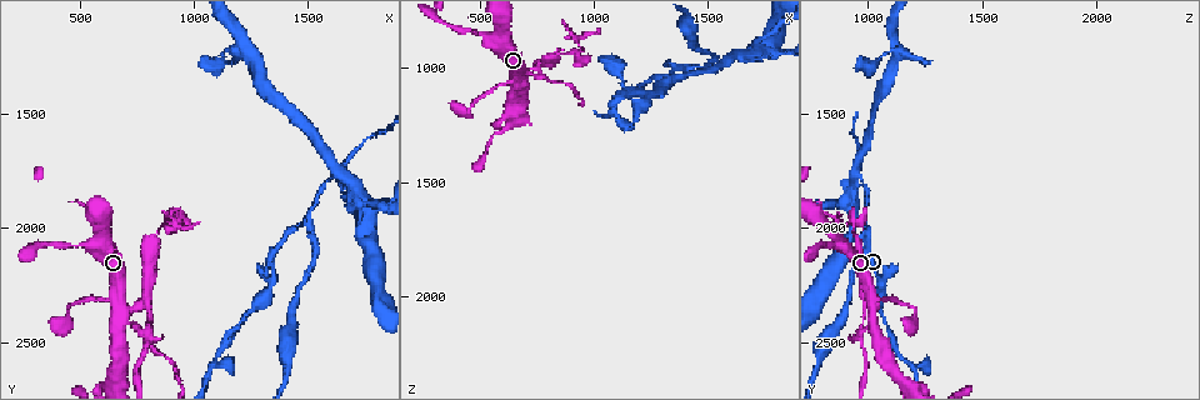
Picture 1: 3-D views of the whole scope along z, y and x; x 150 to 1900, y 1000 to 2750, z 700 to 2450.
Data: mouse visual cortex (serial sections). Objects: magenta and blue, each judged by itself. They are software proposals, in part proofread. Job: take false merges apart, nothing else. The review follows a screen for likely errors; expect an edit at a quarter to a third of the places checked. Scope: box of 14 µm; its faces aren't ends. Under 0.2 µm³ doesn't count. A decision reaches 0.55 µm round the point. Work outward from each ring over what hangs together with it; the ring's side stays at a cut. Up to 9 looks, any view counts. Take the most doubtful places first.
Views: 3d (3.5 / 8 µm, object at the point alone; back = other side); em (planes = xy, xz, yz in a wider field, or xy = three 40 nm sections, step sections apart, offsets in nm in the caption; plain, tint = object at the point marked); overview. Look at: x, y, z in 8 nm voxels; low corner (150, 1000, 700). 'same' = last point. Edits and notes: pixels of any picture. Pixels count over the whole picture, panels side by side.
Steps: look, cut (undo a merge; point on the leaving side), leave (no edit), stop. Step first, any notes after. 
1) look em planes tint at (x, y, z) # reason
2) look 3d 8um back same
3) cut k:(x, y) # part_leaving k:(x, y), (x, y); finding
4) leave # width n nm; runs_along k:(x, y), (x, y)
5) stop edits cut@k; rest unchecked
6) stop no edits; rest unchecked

look 3d 8um at (1500, 1990, 990) # branch point

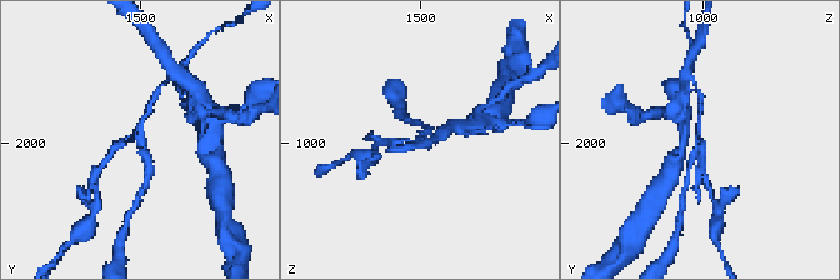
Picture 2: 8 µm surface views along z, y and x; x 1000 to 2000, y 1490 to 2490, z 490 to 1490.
look em xy step 2 tint at (1490, 1980, 990) # arms 3; arm_widths 150, 200, 200 nm; shape alone is not enough

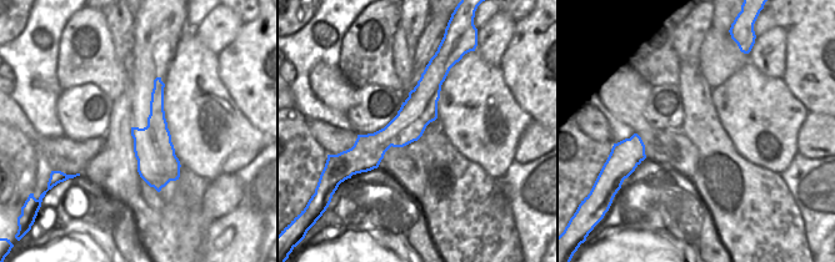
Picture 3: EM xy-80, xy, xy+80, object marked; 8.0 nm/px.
cut 2:(145, 154) # a second cell is stuck on

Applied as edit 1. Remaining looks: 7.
look 3d 3.5um back at (1630, 1760, 960) # narrows sharply

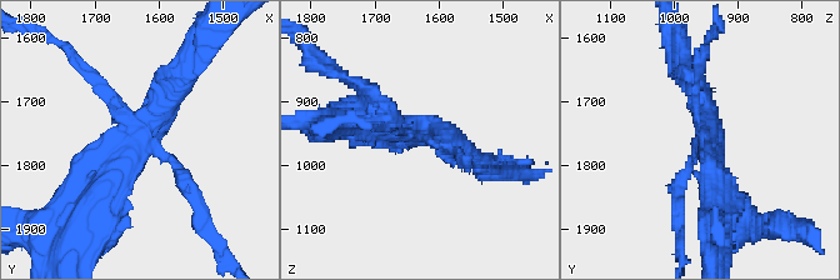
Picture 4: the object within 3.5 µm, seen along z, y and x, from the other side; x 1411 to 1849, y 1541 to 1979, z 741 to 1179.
look em planes tint at (1620, 1750, 950) # arms 4; arm_widths 150, 200, 250, 300 nm

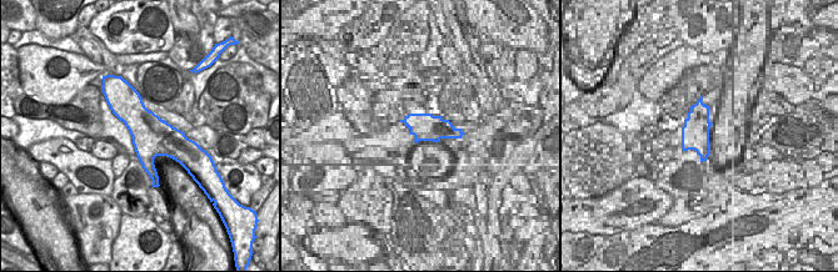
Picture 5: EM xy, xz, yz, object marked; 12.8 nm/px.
cut 4:(686, 76) # part_leaving 4:(704, 139), (724, 185), (720, 220); two cells meet here

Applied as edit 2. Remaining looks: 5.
look overview # redraw

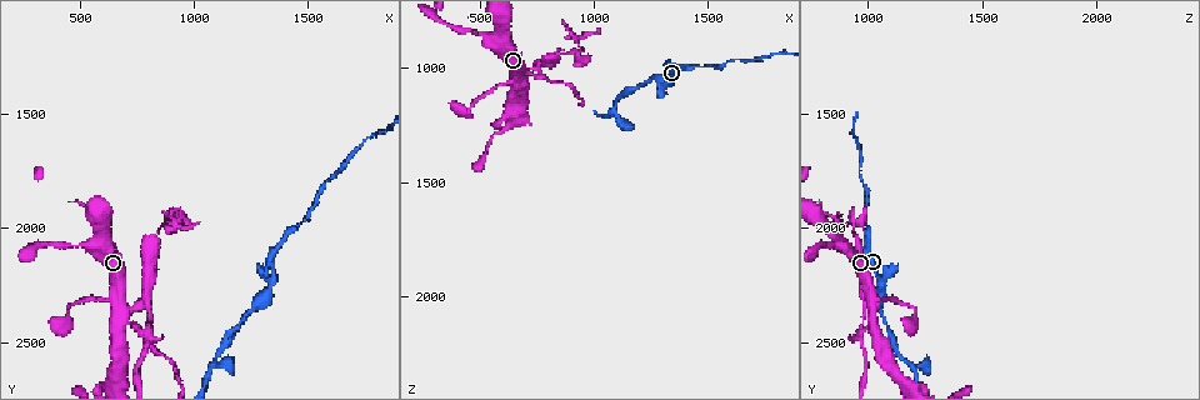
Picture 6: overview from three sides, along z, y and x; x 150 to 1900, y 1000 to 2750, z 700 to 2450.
look 3d 3.5um at (560, 2070, 890) # branch point

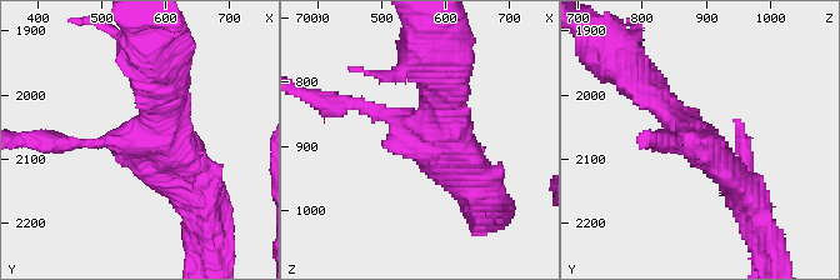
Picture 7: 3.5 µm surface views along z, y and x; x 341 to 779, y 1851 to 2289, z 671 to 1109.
look em planes tint at (570, 2075, 895) # now the EM

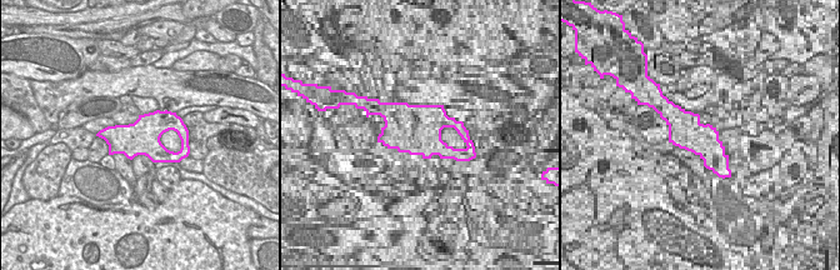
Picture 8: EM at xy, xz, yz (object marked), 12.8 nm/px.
leave # runs_along 7:(746, 190), (644, 83); all the same cell

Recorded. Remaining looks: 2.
stop edits cut@2, cut@4; rest unchecked

